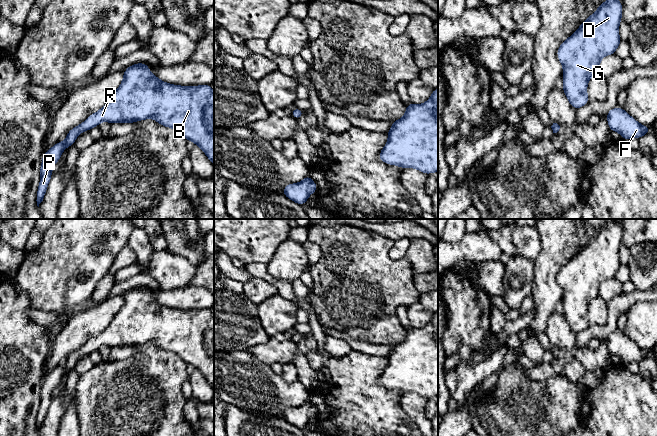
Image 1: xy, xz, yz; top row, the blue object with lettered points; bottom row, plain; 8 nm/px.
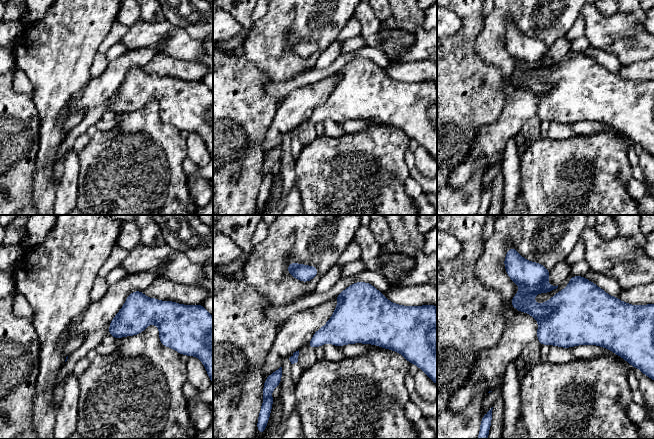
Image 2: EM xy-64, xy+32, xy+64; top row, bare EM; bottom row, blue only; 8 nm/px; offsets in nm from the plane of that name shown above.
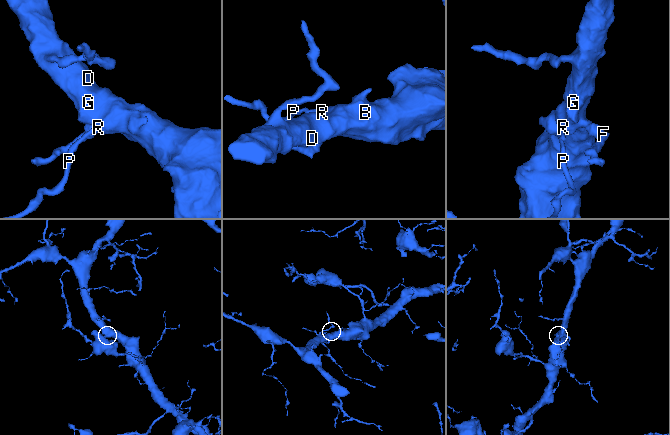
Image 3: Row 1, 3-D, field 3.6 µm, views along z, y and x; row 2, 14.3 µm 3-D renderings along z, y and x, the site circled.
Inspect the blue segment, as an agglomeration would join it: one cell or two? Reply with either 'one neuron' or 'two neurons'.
one neuron

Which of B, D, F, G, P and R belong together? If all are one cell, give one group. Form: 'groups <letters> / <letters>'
groups B D F G P R

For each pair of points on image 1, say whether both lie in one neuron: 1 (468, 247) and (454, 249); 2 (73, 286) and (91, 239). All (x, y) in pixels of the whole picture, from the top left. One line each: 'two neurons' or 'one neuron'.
1: one neuron
2: one neuron

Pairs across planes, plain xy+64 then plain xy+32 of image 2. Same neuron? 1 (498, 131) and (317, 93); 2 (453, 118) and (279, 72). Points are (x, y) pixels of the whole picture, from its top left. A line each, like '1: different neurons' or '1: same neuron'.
1: same neuron
2: different neurons

